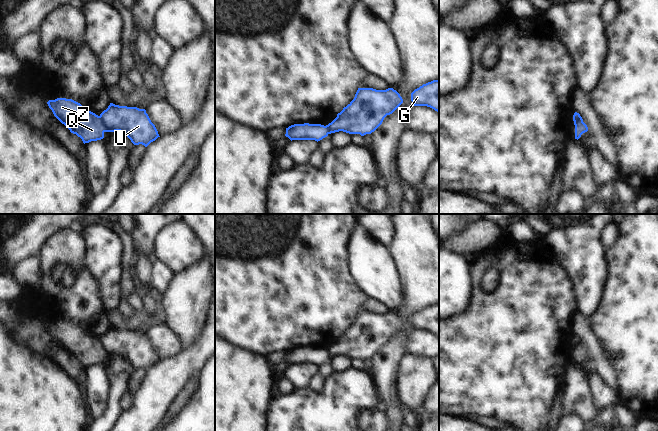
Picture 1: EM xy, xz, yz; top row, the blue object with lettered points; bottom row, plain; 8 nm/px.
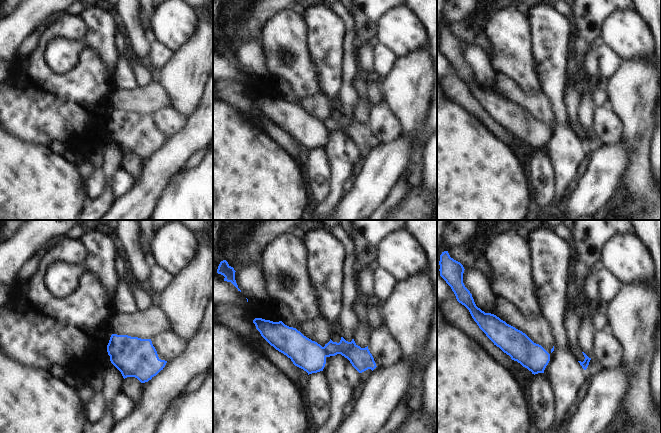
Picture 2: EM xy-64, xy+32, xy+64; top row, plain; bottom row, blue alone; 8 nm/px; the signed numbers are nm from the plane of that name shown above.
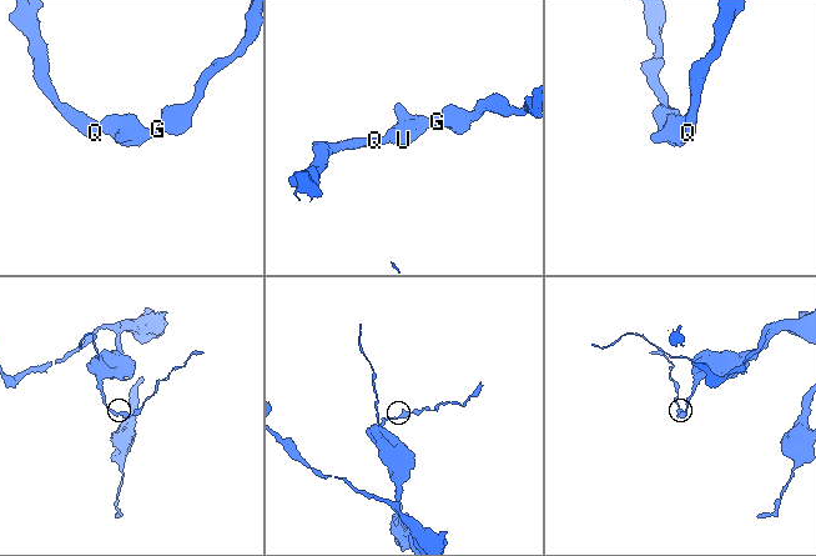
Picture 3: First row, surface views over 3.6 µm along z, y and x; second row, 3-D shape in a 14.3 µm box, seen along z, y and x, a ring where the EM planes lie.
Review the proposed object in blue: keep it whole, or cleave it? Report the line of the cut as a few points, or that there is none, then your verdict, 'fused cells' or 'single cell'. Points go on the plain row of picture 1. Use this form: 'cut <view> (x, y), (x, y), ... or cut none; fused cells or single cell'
cut xy (99, 340), (105, 355); fused cells

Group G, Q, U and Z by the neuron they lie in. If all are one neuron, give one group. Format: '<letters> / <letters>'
G U / Q Z

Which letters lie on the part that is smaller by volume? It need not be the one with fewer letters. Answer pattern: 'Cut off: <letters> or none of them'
Cut off: G, U

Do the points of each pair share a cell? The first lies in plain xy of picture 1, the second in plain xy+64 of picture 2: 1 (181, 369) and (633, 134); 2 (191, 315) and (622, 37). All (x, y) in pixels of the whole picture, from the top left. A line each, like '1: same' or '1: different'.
1: different
2: different

